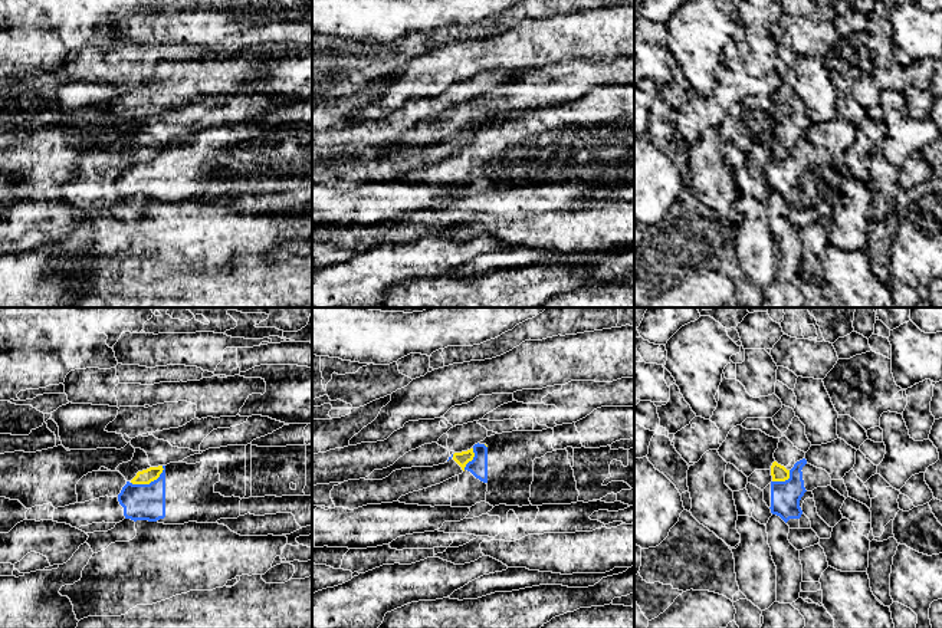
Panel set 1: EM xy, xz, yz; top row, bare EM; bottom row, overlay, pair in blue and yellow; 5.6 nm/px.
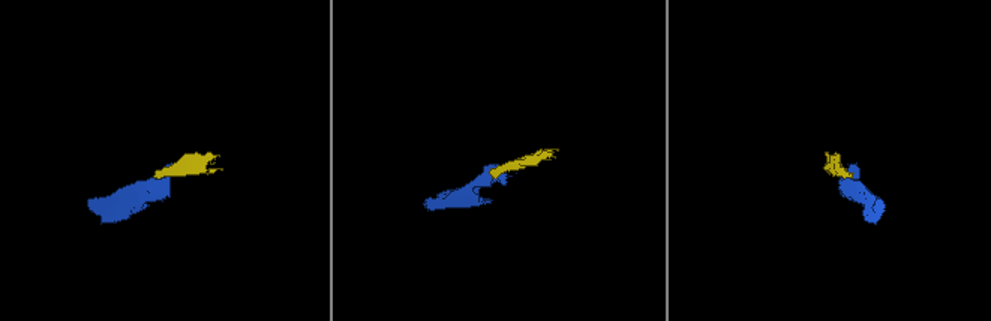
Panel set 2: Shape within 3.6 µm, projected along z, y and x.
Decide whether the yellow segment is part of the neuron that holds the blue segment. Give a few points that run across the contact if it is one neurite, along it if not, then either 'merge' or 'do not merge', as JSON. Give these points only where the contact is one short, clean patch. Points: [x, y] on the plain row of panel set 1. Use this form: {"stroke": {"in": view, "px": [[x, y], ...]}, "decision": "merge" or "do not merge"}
{"stroke": {"in": "xy", "px": [[163, 144], [158, 154], [148, 161], [131, 161]]}, "decision": "do not merge"}

